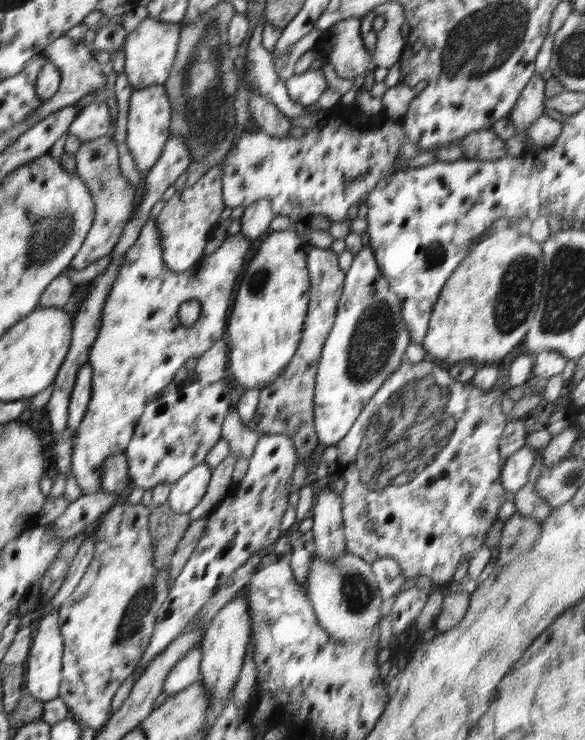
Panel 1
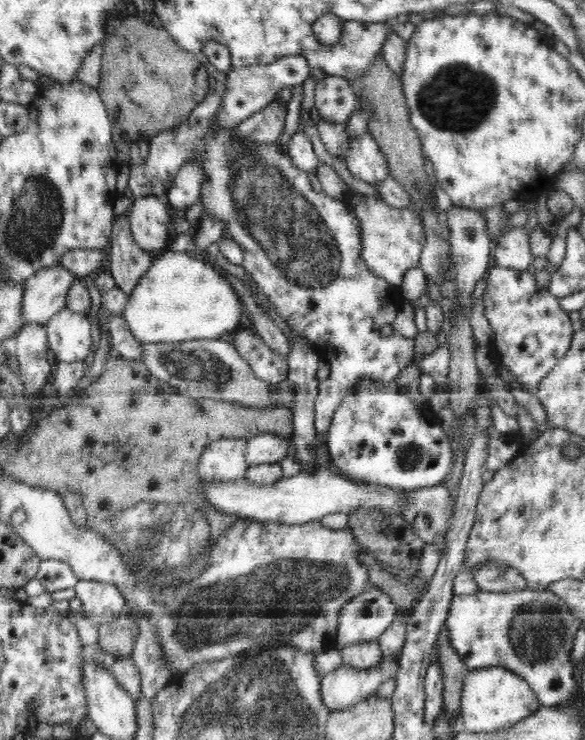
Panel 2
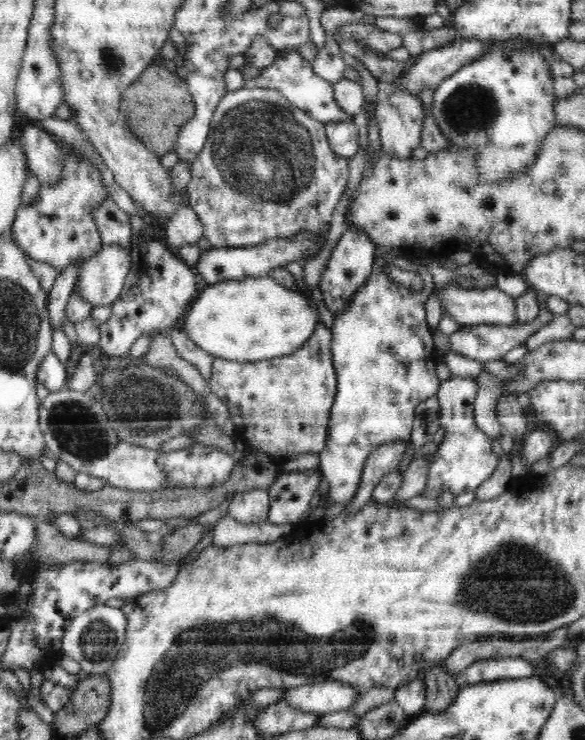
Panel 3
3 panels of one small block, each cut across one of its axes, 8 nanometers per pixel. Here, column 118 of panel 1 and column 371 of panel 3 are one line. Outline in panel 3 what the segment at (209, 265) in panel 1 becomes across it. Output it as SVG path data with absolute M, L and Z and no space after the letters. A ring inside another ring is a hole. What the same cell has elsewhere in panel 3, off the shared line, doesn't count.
M391 252L382 254L375 256L368 280L351 296L343 313L334 317L331 328L331 353L337 372L337 393L331 406L326 448L319 454L319 468L328 481L328 495L333 503L345 506L358 492L358 484L370 454L382 445L410 439L416 406L425 402L428 397L436 396L441 383L434 371L438 352L432 340L435 329L426 321L424 308L427 297L433 293L435 286L432 273L425 265L408 259L407 254L402 257ZM384 260L402 270L418 272L422 277L422 290L412 292L404 284L392 281L383 272L386 265Z

